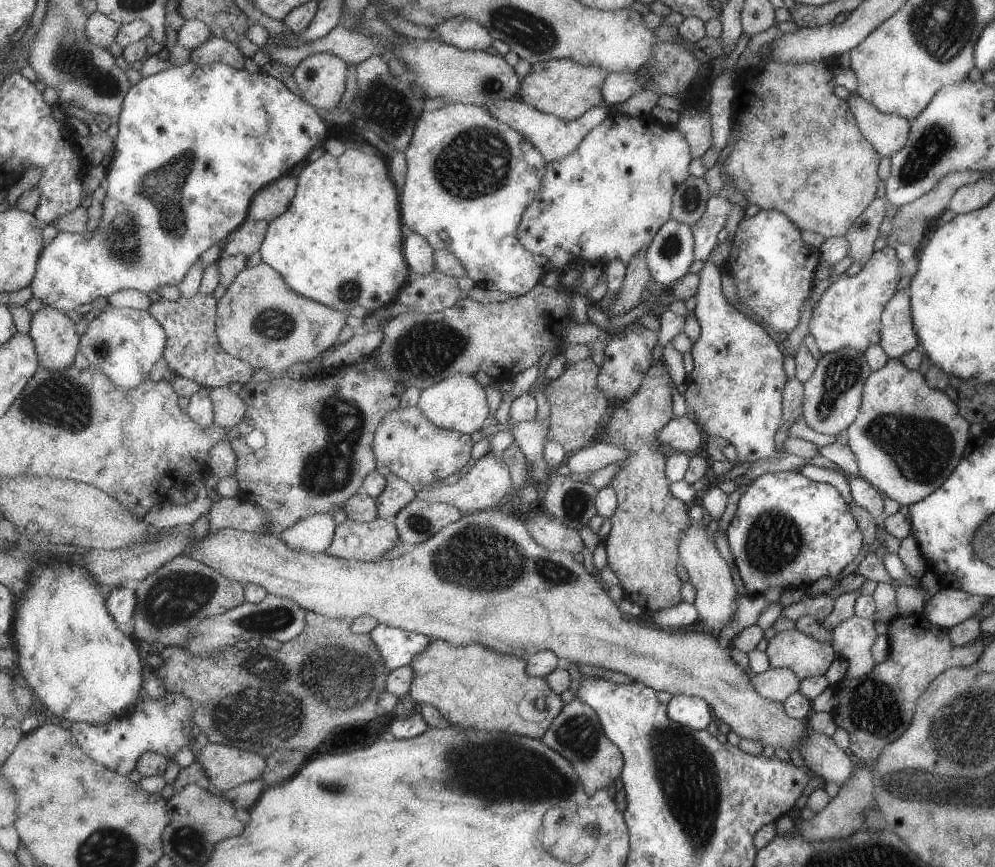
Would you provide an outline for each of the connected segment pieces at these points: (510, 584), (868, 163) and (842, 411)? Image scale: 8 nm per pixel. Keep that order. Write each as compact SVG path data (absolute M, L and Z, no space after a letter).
M497 507L495 509L482 510L470 514L464 514L457 522L448 524L445 528L442 528L435 536L429 538L429 540L423 541L421 544L414 545L414 549L411 552L404 553L395 560L383 560L376 563L364 563L361 561L350 561L349 559L335 558L334 556L326 555L325 553L311 554L302 553L292 548L289 548L289 544L282 541L279 536L265 535L263 533L250 533L249 531L240 531L237 529L221 529L217 533L212 533L204 536L201 541L193 540L192 544L186 549L185 556L195 558L210 567L217 569L220 573L223 573L230 579L241 581L244 585L249 583L255 583L263 585L271 595L277 595L280 597L289 597L295 600L297 604L303 607L306 611L315 611L323 616L329 618L350 618L359 619L360 616L371 615L374 616L381 625L387 625L388 627L395 627L396 629L403 629L406 631L413 631L419 634L432 636L436 639L443 639L452 645L458 647L465 647L471 643L481 643L485 647L489 647L504 655L511 655L514 657L529 658L531 655L535 655L539 651L551 651L555 656L561 660L562 664L579 663L591 666L599 666L599 668L606 668L613 672L621 672L630 676L635 682L644 684L646 687L652 688L654 691L661 690L663 692L669 692L673 695L694 695L700 696L704 701L710 704L713 711L713 716L717 723L726 723L730 730L733 731L739 738L746 738L751 740L758 740L760 744L764 746L772 746L773 748L781 747L786 751L791 748L797 748L800 740L804 737L804 728L807 727L807 719L795 720L789 717L784 711L784 705L777 701L770 701L765 697L762 697L750 683L750 679L747 677L747 670L741 670L739 665L731 660L731 647L725 646L725 643L721 643L720 640L711 632L695 632L693 630L676 630L669 631L667 629L657 629L655 626L645 624L640 619L632 618L630 620L623 620L619 616L619 610L615 612L615 604L611 602L611 598L601 590L599 582L587 574L583 570L581 564L577 564L569 554L565 552L550 551L543 548L532 539L532 536L528 529L525 528L525 523L521 520L519 515L509 511L505 507Z
M770 59L760 62L754 71L741 73L736 75L733 84L734 99L732 100L730 113L730 126L733 131L735 143L731 144L730 152L726 156L725 172L729 174L735 188L739 189L743 196L747 199L749 205L756 204L760 209L776 210L788 216L797 228L802 231L809 231L827 237L843 237L849 226L855 222L856 218L868 207L868 204L875 198L875 190L877 190L877 164L880 164L879 153L873 148L872 144L864 137L860 131L859 125L853 118L852 112L849 110L848 104L833 95L832 70L835 64L832 61L823 60L812 63L776 63Z
M851 347L823 353L816 360L816 370L802 384L802 414L807 426L821 434L838 434L846 430L860 407L860 392L870 373L864 353Z

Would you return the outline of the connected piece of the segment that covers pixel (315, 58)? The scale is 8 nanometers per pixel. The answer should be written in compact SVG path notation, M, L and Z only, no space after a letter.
M327 51L304 58L293 74L304 98L326 111L339 107L347 90L347 76L349 62Z

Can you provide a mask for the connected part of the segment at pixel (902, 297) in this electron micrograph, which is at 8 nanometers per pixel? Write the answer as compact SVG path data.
M907 290L896 292L885 306L880 316L878 345L889 359L897 359L904 352L919 347L912 325Z

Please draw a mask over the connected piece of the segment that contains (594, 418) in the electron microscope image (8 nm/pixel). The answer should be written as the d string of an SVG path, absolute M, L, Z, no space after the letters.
M590 356L567 364L557 378L548 380L543 387L550 413L548 415L547 440L559 443L567 454L579 451L595 441L609 411L607 397L595 387L599 367Z

